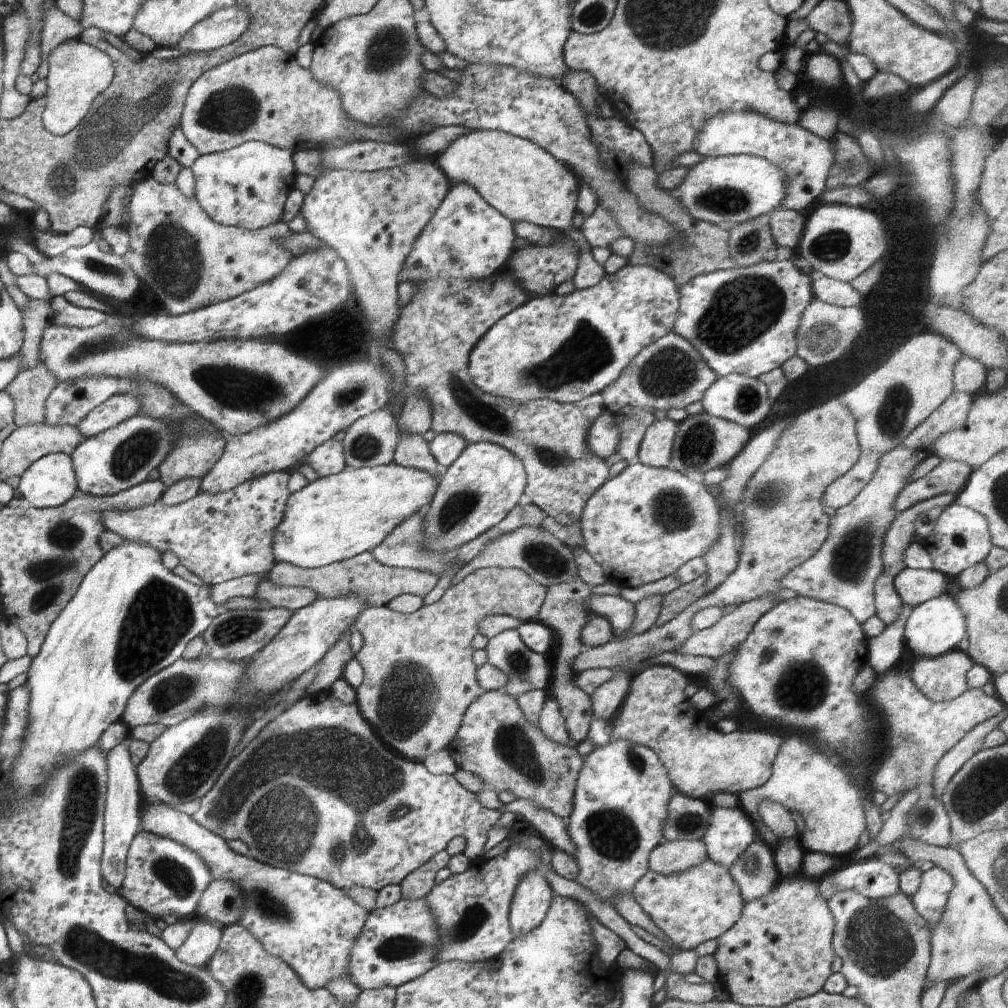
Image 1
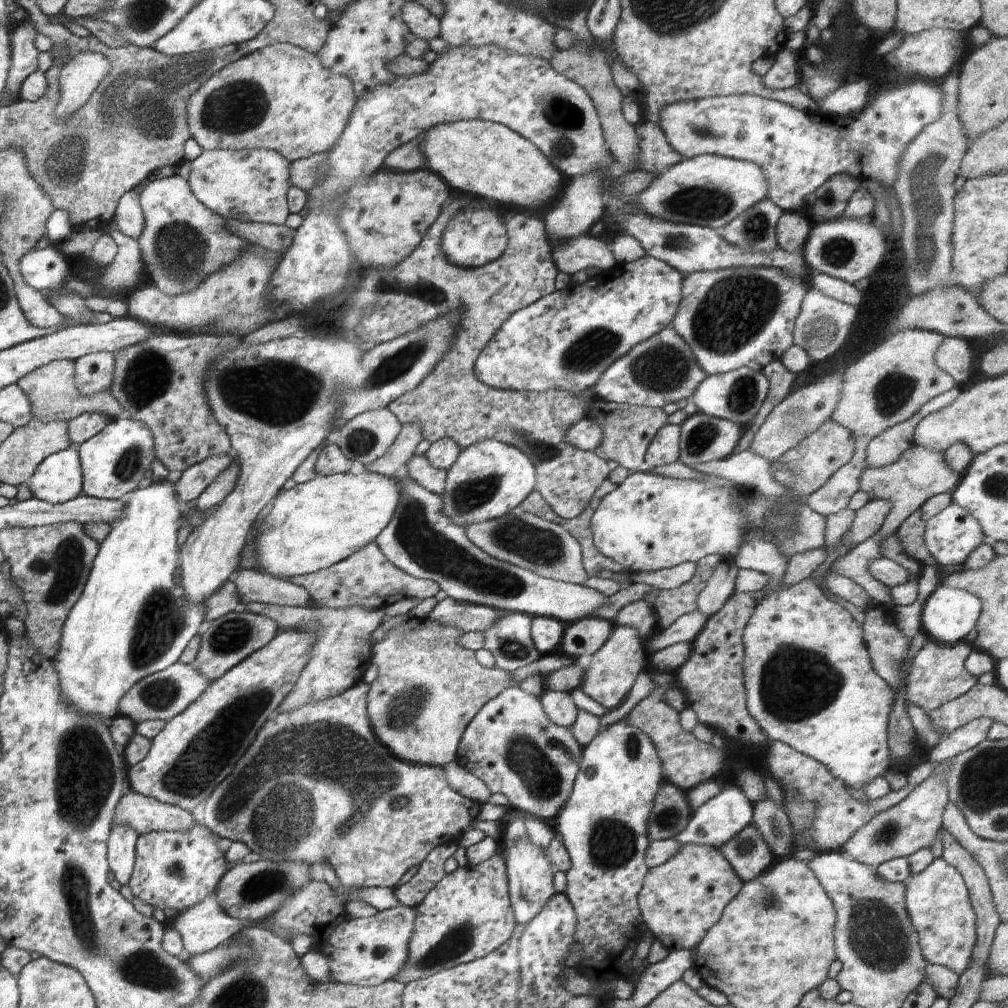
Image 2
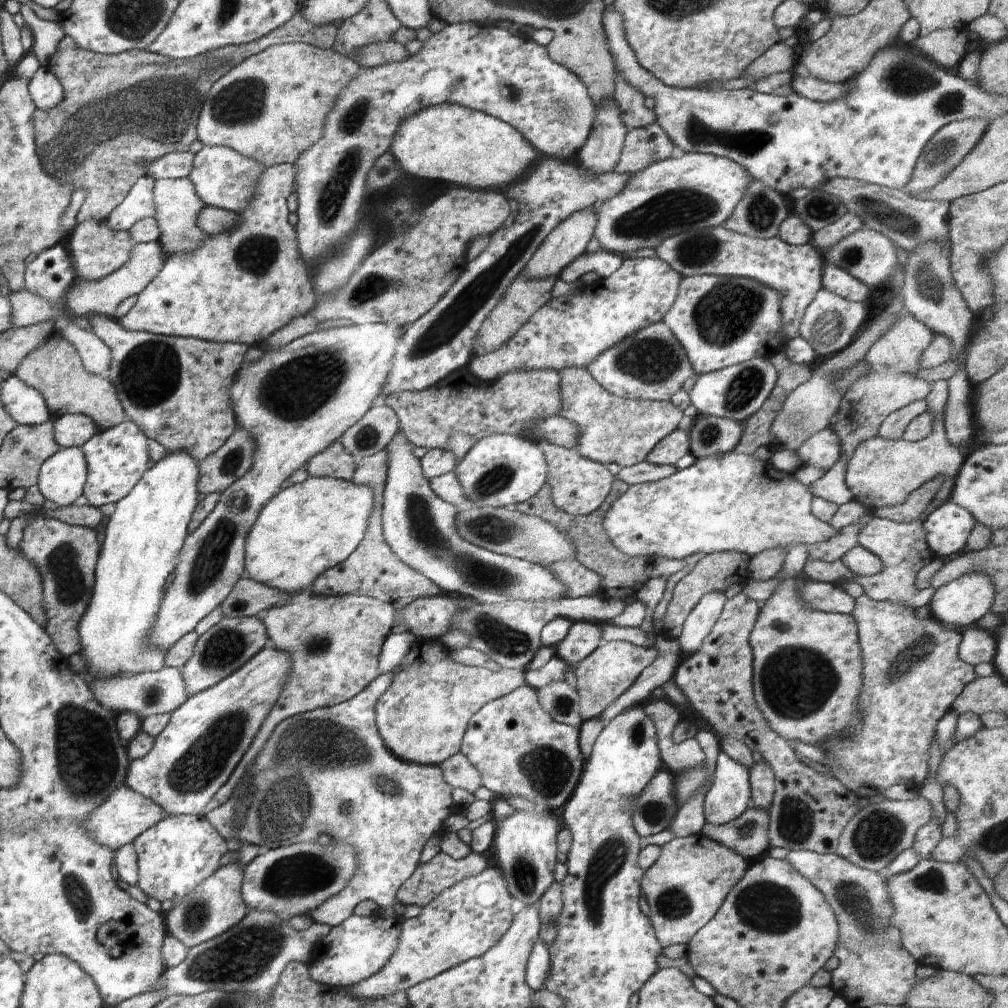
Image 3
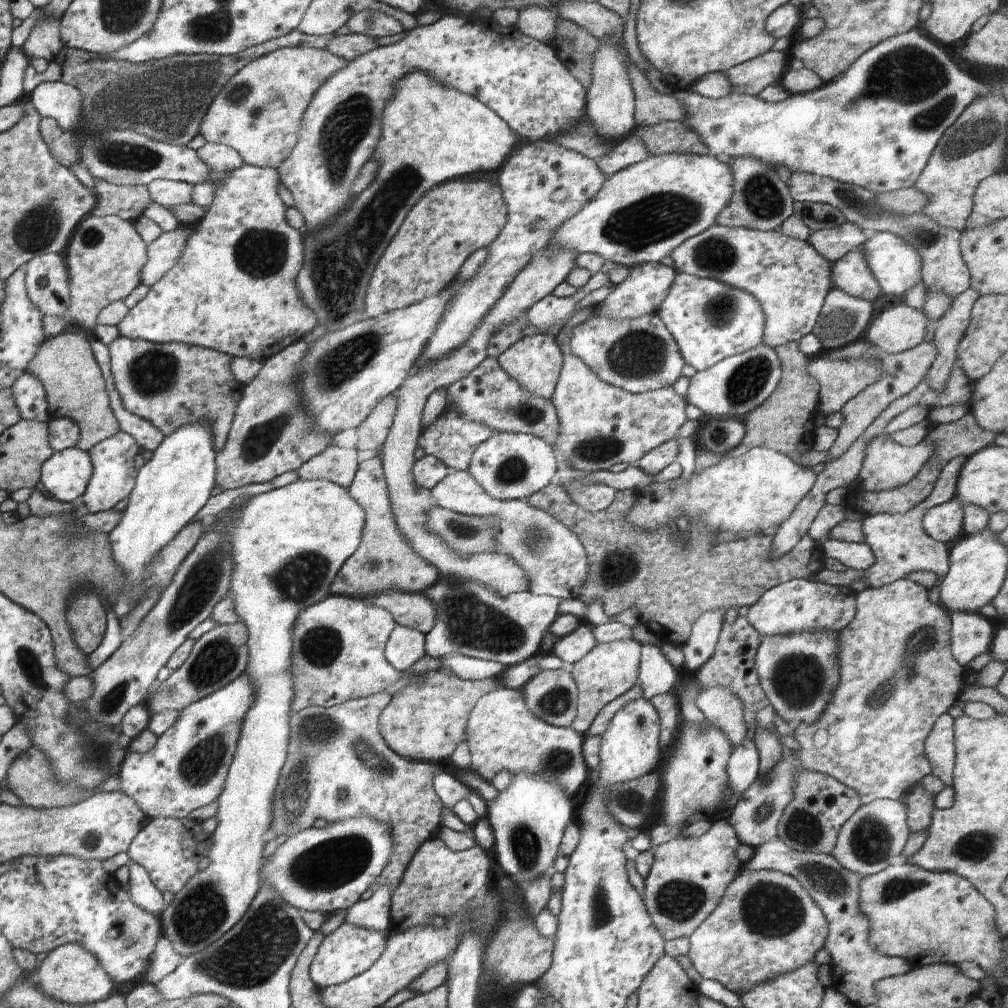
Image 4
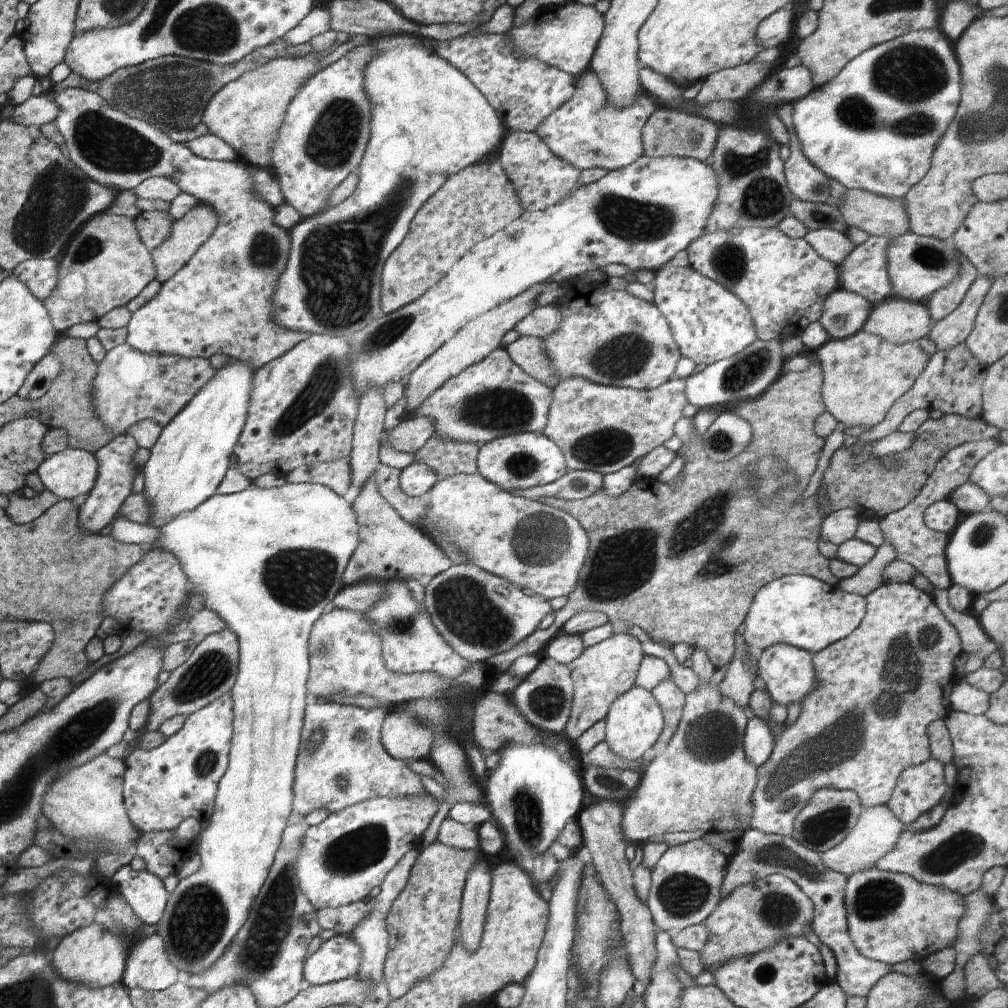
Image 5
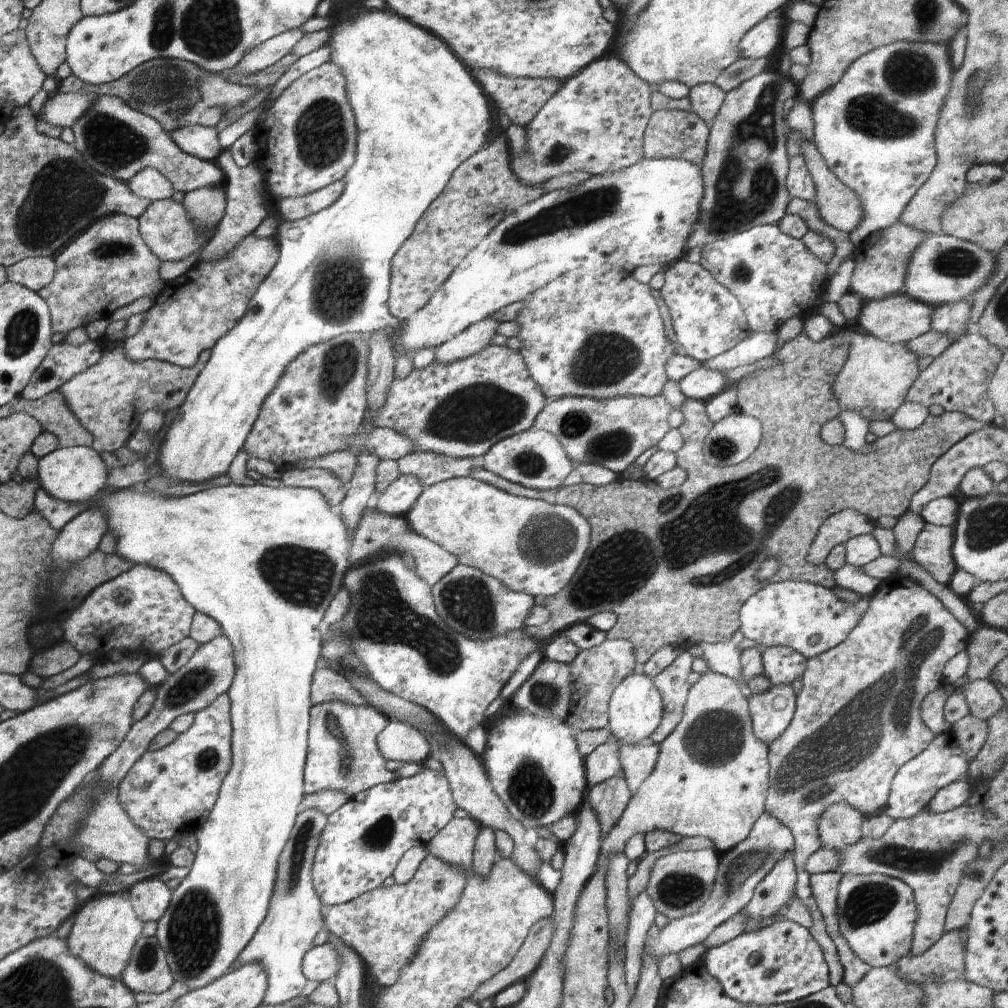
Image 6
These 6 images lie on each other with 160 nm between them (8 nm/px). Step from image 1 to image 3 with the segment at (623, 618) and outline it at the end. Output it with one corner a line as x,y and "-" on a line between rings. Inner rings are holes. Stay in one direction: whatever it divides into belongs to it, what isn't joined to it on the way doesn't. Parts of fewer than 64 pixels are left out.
401,431
386,448
389,459
381,510
382,530
384,540
402,562
430,579
442,593
462,594
467,599
478,603
503,603
509,598
523,601
556,601
568,597
569,588
548,569
524,559
483,549
464,540
456,528
456,516
461,508
442,500
436,496
435,492
432,492
429,480
423,475
420,459
412,454
413,449
414,446

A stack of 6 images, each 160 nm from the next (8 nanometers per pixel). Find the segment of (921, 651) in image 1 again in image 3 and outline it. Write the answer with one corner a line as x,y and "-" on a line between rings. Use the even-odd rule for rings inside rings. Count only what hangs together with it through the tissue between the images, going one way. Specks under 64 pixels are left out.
968,573
933,591
930,602
931,616
958,630
974,626
984,614
990,611
995,595
992,581
983,573

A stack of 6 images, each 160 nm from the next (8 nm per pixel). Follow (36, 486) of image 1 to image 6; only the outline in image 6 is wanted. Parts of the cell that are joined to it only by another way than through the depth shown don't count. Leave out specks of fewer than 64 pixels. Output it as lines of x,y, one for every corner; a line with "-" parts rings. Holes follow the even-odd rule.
77,446
56,448
50,454
43,456
37,461
39,481
42,488
58,500
69,503
90,503
91,506
100,505
108,516
111,527
110,533
116,534
118,538
117,552
124,558
130,559
136,565
148,565
164,572
167,572
182,589
183,595
187,601
197,610
198,613
205,614
222,627
223,634
231,640
234,649
234,662
236,665
236,674
230,685
227,695
231,702
231,751
232,760
228,774
222,781
219,795
215,802
210,818
202,827
198,828
195,836
198,842
198,849
195,853
195,859
192,863
189,874
182,879
176,889
172,890
172,898
168,910
157,922
157,931
155,937
159,940
159,945
165,952
165,957
169,970
173,974
176,982
186,984
190,991
201,989
210,984
213,980
220,978
223,974
231,971
234,963
239,959
240,953
247,947
252,940
256,929
265,919
267,908
274,890
274,883
277,875
277,862
280,853
288,842
293,824
296,822
298,805
305,797
303,793
303,772
305,760
308,752
307,734
309,729
309,718
312,701
310,700
311,684
314,671
318,667
321,656
321,644
323,642
318,624
323,620
324,613
334,598
334,595
342,588
345,572
350,568
349,558
352,548
352,532
345,525
342,517
337,511
338,506
332,506
315,488
302,486
274,486
261,485
254,482
251,485
218,485
211,486
204,490
197,491
184,497
164,497
158,492
147,492
147,489
141,487
136,493
132,493
130,488
125,490
114,490
110,494
103,494
102,489
107,485
106,465
93,447

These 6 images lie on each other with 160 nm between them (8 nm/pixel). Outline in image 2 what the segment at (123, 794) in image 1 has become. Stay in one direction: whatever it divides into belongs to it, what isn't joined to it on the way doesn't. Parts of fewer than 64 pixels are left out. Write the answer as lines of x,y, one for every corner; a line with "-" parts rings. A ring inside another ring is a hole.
116,823
112,827
108,847
108,860
112,872
120,884
128,884
136,858
137,838
139,834
130,825

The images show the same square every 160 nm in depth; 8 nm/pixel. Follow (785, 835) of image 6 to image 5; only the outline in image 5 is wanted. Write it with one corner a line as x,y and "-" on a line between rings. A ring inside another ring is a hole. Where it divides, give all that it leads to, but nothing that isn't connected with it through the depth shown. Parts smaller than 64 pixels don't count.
756,829
746,830
737,839
736,850
727,864
721,898
724,899
736,887
763,879
770,874
784,875
792,879
813,902
814,916
811,920
811,930
821,944
828,946
834,953
837,962
834,982
848,997
866,996
880,978
891,972
888,963
872,960
860,954
850,938
845,907
847,877
830,870
823,863
819,853
804,848
797,840
794,840
794,837
764,834

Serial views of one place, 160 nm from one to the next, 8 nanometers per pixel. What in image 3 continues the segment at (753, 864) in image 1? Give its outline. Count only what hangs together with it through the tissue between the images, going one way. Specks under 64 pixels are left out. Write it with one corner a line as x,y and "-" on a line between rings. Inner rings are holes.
750,805
738,818
723,825
704,824
702,834
752,862
770,848
768,811

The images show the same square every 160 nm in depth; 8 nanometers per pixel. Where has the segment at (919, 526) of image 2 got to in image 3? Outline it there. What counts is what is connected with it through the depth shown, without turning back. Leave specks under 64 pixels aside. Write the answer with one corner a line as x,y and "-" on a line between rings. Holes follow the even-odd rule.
937,476
933,481
928,481
911,492
904,504
882,507
874,511
874,516
897,523
911,523
917,519
924,521
926,507
935,499
936,493
940,490
943,482
943,476

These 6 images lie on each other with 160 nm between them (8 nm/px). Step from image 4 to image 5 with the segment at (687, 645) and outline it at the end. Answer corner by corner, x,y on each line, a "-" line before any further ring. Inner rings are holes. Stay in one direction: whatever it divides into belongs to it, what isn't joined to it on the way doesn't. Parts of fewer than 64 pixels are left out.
696,647
693,649
693,653
689,656
692,660
692,670
700,680
700,687
685,696
685,703
683,706
683,713
680,722
677,724
676,732
673,732
672,738
668,741
668,744
664,748
657,747
656,750
649,756
649,759
645,762
644,768
642,769
642,778
640,784
636,787
633,792
633,796
623,803
623,817
622,826
625,834
625,839
628,843
634,845
643,845
650,840
651,837
663,835
664,833
679,833
679,832
702,832
702,834
708,832
714,833
730,833
734,839
740,838
742,834
749,828
751,822
752,805
751,796
756,786
757,768
748,762
743,751
743,738
745,728
747,725
748,718
750,716
748,711
743,710
737,706
733,700
730,700
727,696
724,696
719,691
719,686
710,686
708,680
710,680
712,673
716,671
715,666
710,662
707,652
702,647

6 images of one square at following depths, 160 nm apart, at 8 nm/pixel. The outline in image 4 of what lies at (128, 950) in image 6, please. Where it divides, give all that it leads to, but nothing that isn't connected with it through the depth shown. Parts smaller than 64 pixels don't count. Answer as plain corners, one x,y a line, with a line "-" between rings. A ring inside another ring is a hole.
68,943
56,947
40,962
38,969
39,988
48,997
71,1005
92,1004
107,999
114,988
110,974
99,965
95,955
80,943

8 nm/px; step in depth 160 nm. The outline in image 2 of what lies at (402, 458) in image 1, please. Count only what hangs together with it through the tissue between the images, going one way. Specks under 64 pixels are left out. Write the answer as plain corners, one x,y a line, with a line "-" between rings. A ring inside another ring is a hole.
414,453
403,471
428,492
440,496
444,492
447,471
430,465
426,455

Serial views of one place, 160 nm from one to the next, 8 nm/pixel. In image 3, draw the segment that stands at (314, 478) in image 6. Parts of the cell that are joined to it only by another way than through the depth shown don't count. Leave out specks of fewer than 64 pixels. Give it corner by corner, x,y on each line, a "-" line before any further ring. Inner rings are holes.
334,441
305,464
310,477
332,477
352,481
356,463
340,441

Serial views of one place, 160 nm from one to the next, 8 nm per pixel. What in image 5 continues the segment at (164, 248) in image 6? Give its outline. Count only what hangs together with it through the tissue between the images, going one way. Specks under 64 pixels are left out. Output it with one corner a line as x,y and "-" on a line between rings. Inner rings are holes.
144,211
135,218
134,222
143,243
152,251
170,238
174,224
168,211

